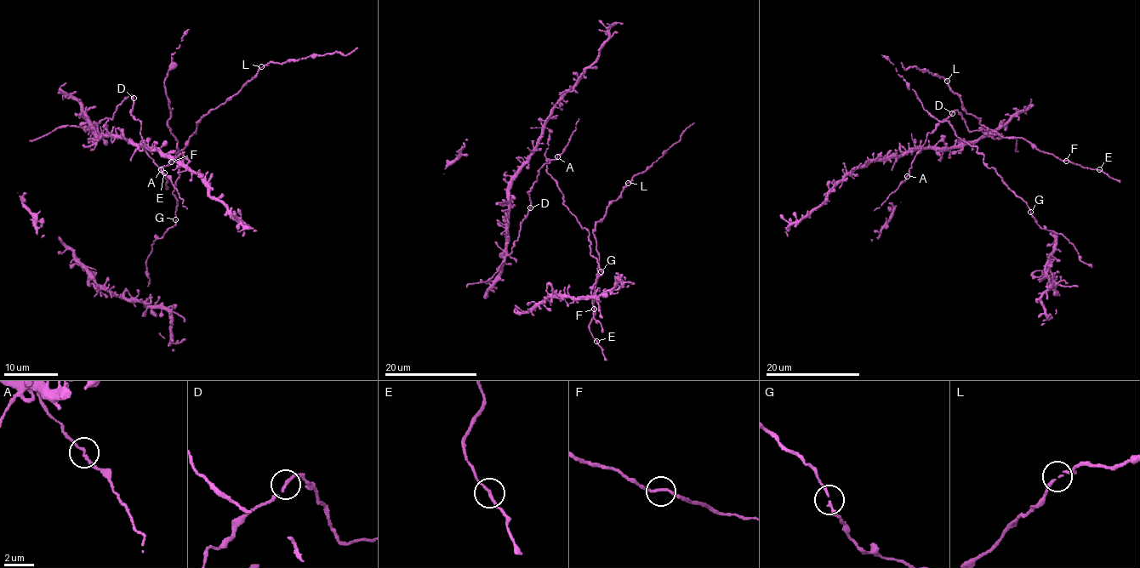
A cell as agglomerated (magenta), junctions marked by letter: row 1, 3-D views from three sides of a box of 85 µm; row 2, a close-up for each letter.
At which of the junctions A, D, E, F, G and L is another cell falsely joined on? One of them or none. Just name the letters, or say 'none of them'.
none of them

